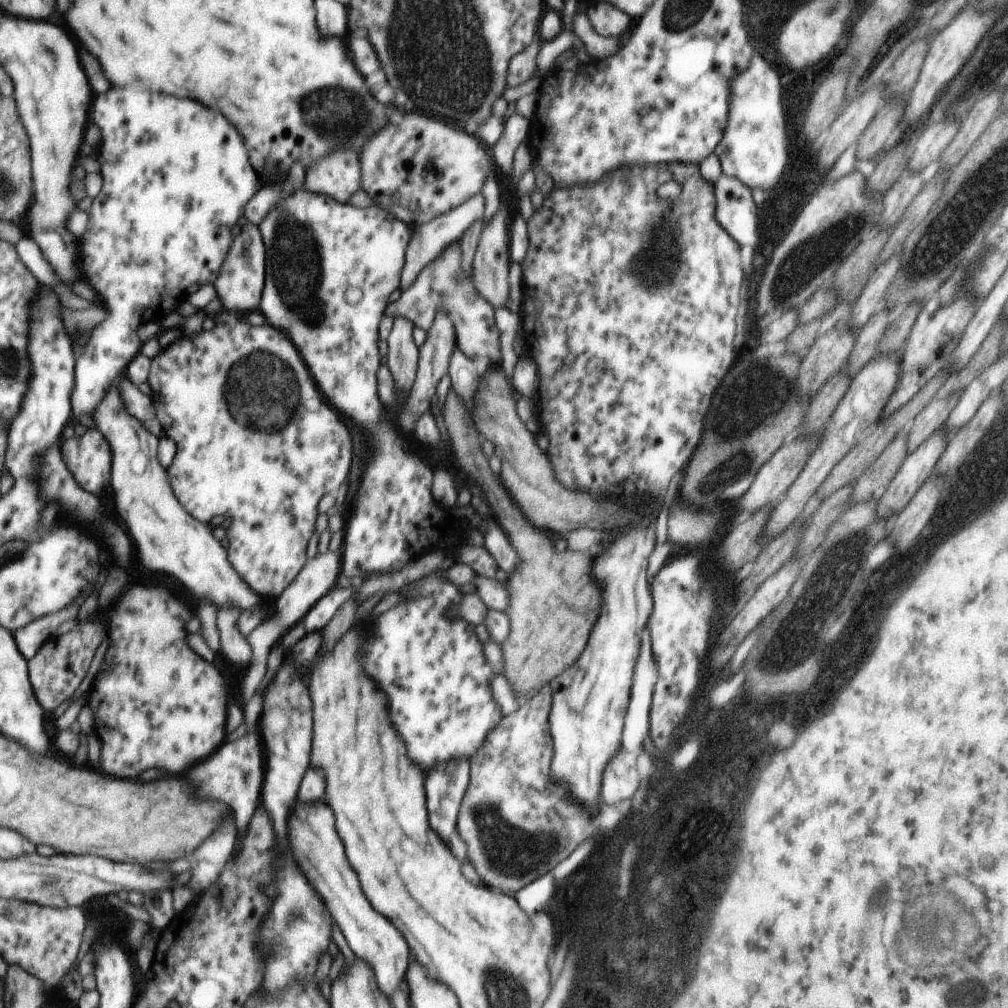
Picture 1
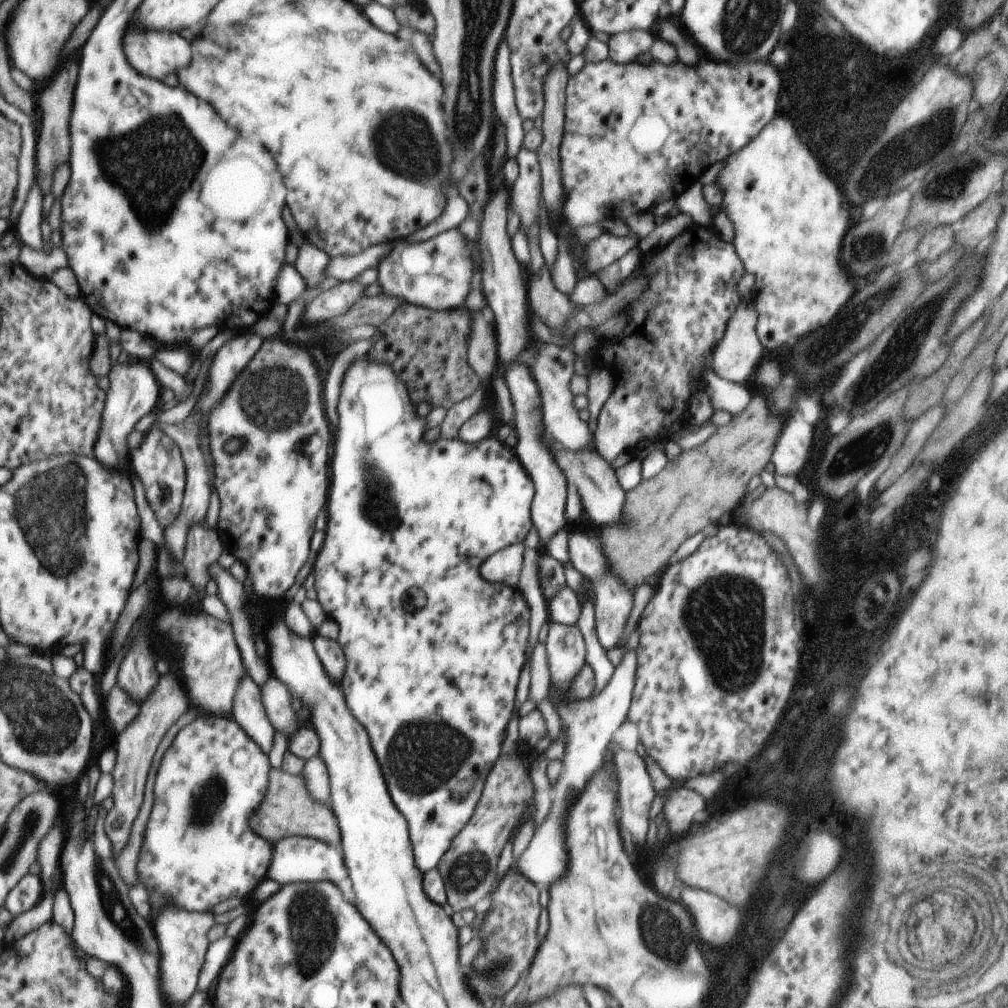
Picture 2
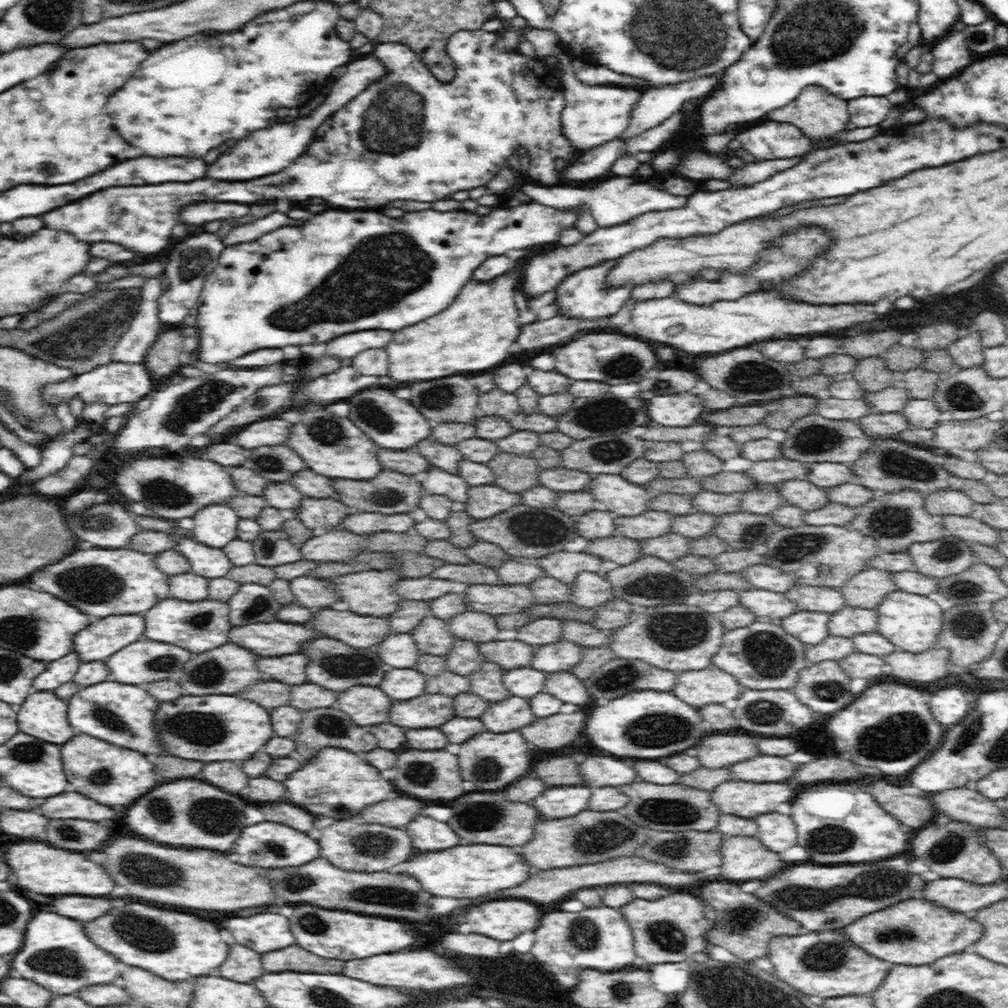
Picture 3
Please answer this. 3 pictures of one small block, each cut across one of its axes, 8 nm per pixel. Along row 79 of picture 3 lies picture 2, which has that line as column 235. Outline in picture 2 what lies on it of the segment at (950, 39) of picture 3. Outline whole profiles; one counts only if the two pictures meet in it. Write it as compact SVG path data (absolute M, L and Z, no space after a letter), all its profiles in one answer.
M231 936L229 938L223 938L223 940L217 940L209 948L207 962L205 962L205 968L201 972L199 990L209 990L219 980L223 968L231 962L231 958L235 954L235 948L237 948L237 940L231 938Z

